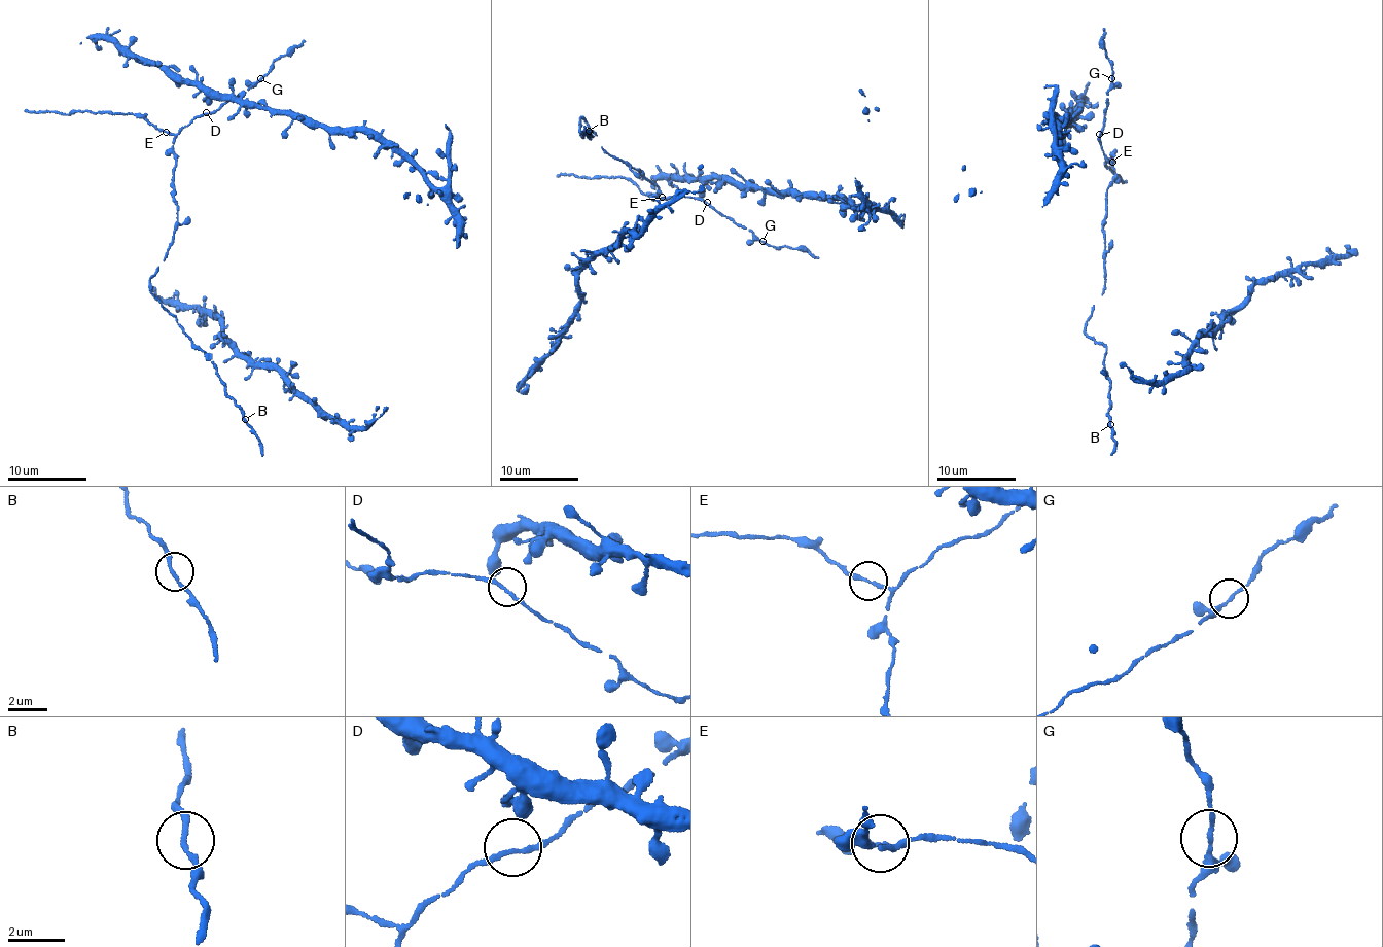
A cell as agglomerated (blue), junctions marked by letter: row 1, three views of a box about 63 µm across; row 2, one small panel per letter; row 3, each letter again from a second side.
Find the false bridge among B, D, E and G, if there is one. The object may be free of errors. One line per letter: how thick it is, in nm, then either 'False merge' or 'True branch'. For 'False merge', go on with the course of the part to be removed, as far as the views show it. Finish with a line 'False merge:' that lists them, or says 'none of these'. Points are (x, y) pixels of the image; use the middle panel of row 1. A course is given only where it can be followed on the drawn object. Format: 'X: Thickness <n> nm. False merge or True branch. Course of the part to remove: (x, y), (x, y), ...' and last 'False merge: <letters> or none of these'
B: Thickness 170 nm. True branch
D: Thickness 160 nm. True branch
E: Thickness 180 nm. True branch
G: Thickness 170 nm. True branch
False merge: none of these

